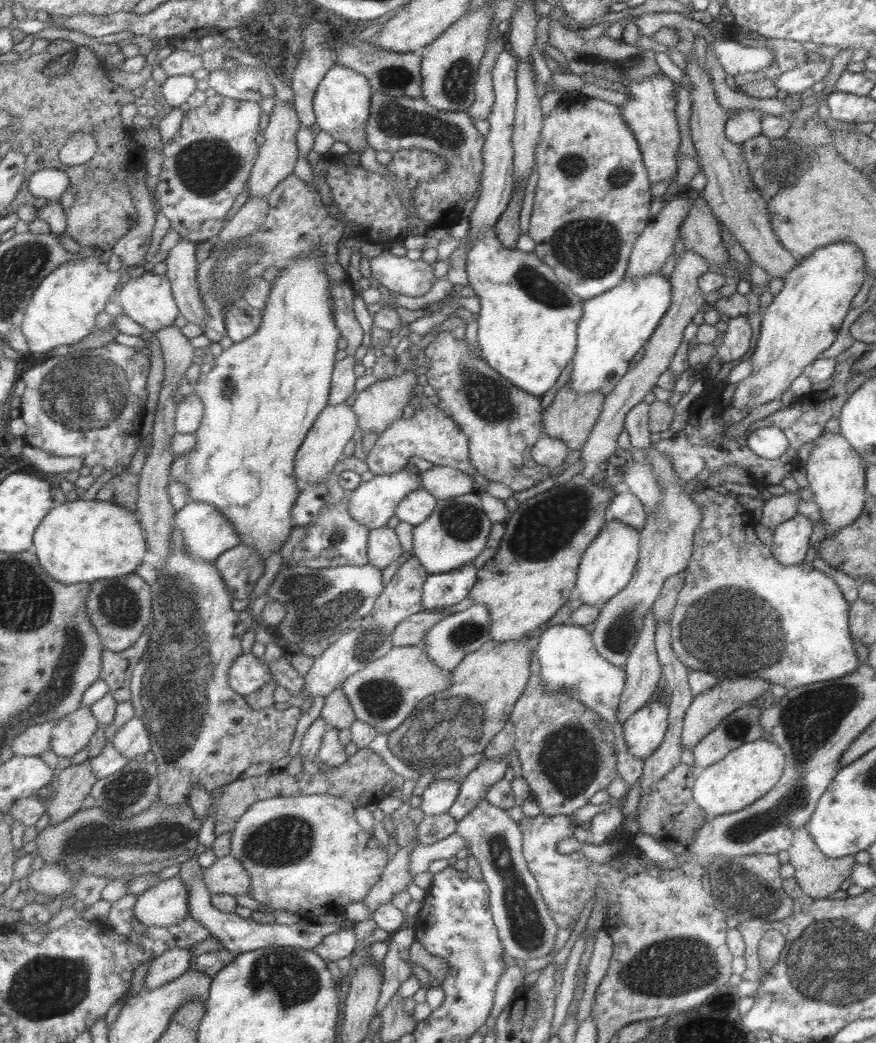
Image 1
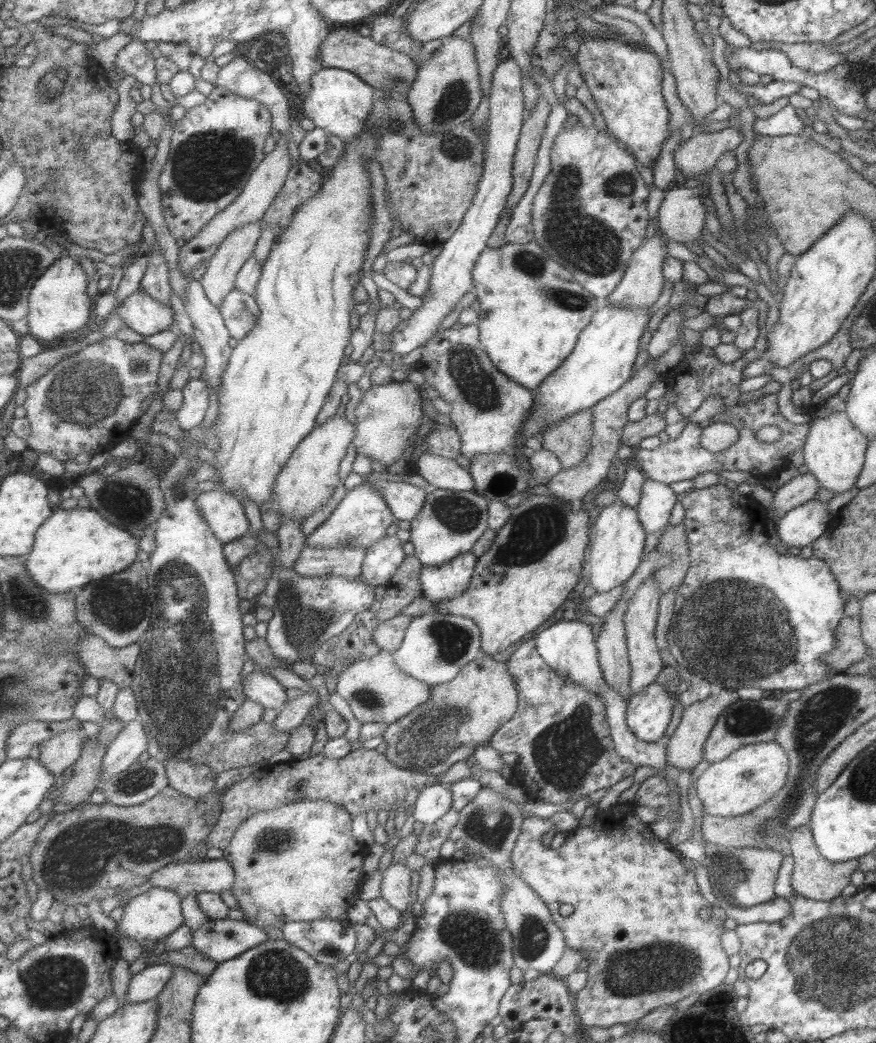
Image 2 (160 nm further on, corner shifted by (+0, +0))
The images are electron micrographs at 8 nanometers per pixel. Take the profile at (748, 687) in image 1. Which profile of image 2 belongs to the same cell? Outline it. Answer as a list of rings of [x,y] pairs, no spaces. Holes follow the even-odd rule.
[[[722,685],[718,695],[703,698],[699,702],[694,702],[683,709],[680,723],[668,740],[665,741],[667,765],[691,772],[693,767],[703,759],[704,742],[706,738],[709,738],[709,731],[713,723],[728,704],[735,702],[735,699],[739,698],[737,694],[731,693],[734,688],[734,686]]]

